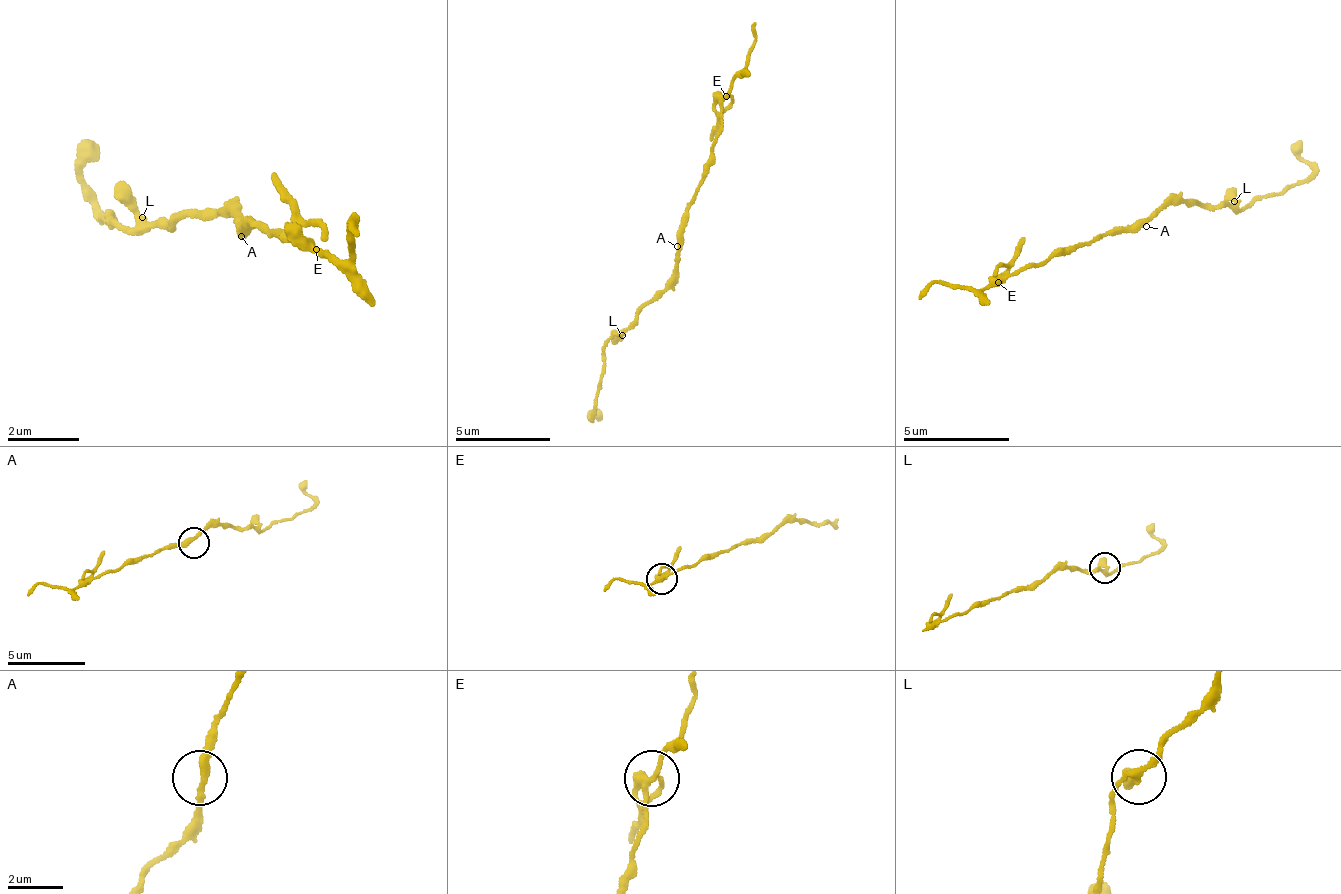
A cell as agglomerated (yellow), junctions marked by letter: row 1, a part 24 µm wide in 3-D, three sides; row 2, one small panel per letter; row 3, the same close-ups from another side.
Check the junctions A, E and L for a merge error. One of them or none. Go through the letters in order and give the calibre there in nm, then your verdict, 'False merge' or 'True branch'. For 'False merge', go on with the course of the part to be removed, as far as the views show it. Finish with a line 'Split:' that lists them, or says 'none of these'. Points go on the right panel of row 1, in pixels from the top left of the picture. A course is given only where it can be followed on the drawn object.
A: Thickness 280 nm. True branch
E: Thickness 240 nm. False merge. Course of the part to remove: (996, 280), (976, 291), (938, 280), (921, 298)
L: Thickness 240 nm. True branch
Split: E

